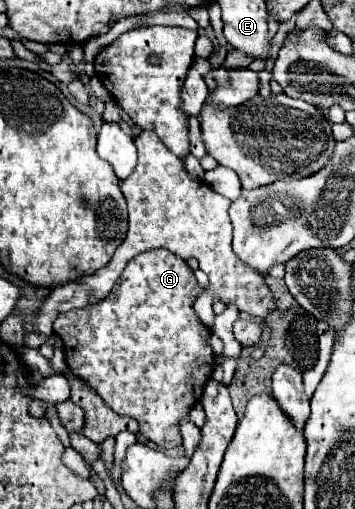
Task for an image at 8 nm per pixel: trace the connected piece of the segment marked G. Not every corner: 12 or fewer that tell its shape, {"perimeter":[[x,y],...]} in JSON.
{"perimeter":[[166,249],[58,315],[68,369],[162,449],[216,367]]}

